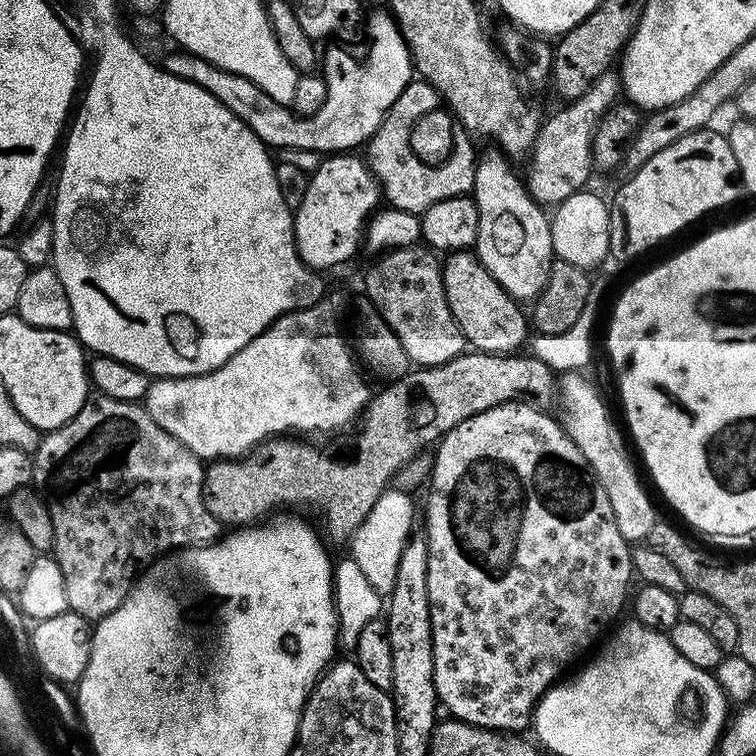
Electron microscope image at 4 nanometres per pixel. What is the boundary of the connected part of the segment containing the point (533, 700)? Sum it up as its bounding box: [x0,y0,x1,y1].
[426,404,634,734]

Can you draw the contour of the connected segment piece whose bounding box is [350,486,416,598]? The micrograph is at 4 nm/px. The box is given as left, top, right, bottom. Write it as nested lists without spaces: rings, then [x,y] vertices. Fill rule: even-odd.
[[[390,486],[374,502],[374,510],[366,514],[362,526],[352,536],[350,541],[350,559],[358,562],[362,574],[370,581],[370,586],[380,597],[386,598],[394,590],[394,578],[398,574],[398,558],[402,558],[402,550],[406,546],[409,536],[413,535],[412,523],[416,520],[416,512],[407,491],[399,487]]]

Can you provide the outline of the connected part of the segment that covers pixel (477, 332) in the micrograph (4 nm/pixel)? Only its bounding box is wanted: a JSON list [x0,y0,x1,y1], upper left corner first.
[442,250,530,356]

